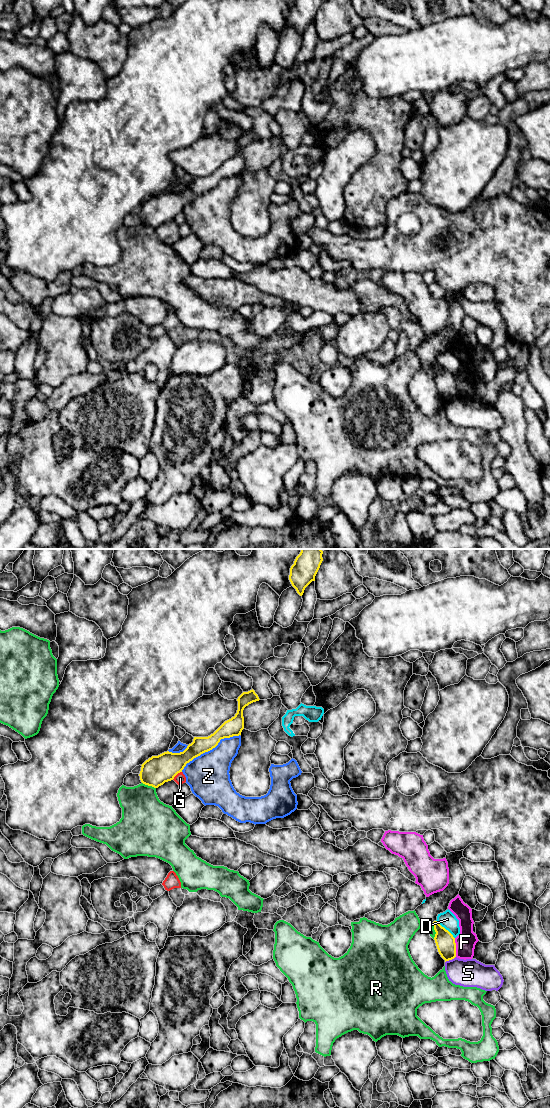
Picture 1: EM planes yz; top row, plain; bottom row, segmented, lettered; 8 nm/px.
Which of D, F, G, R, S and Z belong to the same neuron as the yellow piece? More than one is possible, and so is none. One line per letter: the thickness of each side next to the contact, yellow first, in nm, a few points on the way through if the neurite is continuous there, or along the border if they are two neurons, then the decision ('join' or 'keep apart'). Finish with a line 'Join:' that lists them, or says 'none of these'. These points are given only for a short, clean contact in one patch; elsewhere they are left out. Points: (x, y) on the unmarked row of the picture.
D: 160/140 nm | keep apart
F: 160/160 nm | keep apart
G: 240/90 nm | keep apart
R: 160/50 nm | keep apart
S: 160/220 nm | along yz (455, 396), (445, 402) | keep apart
Z: 140/340 nm | keep apart
Join: none of these

